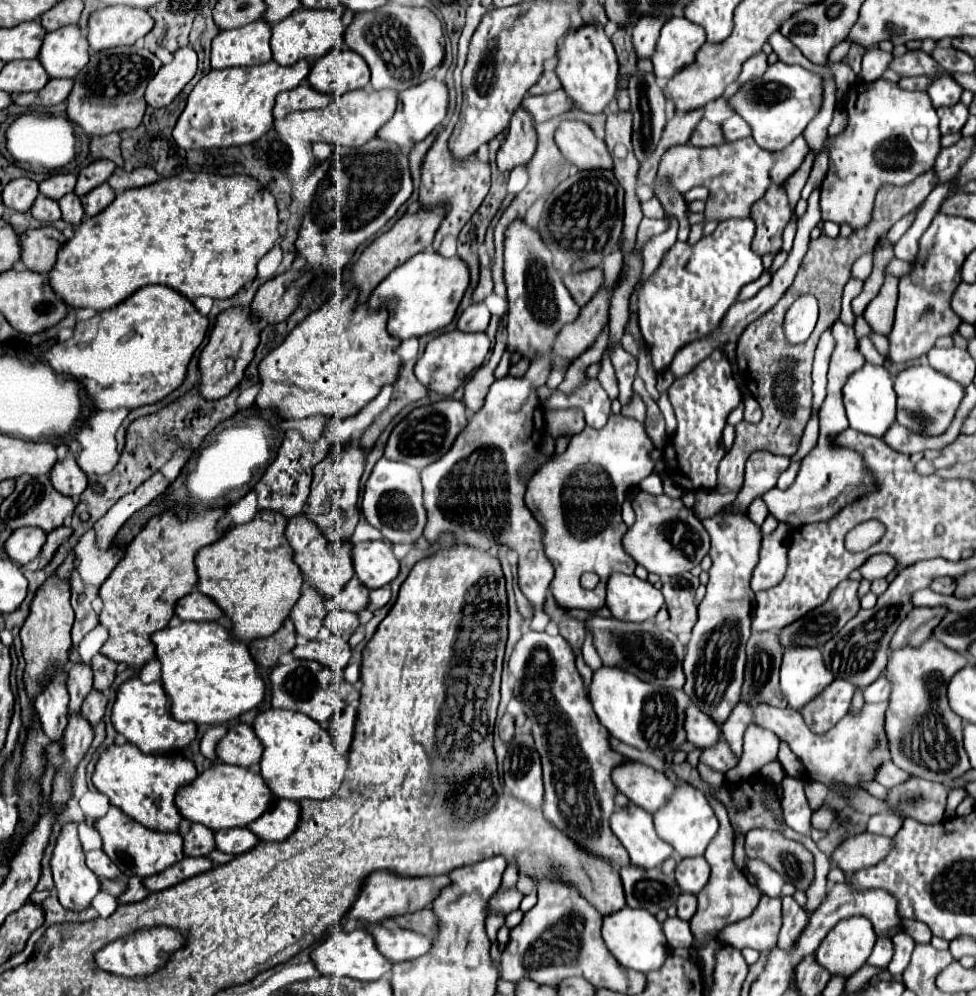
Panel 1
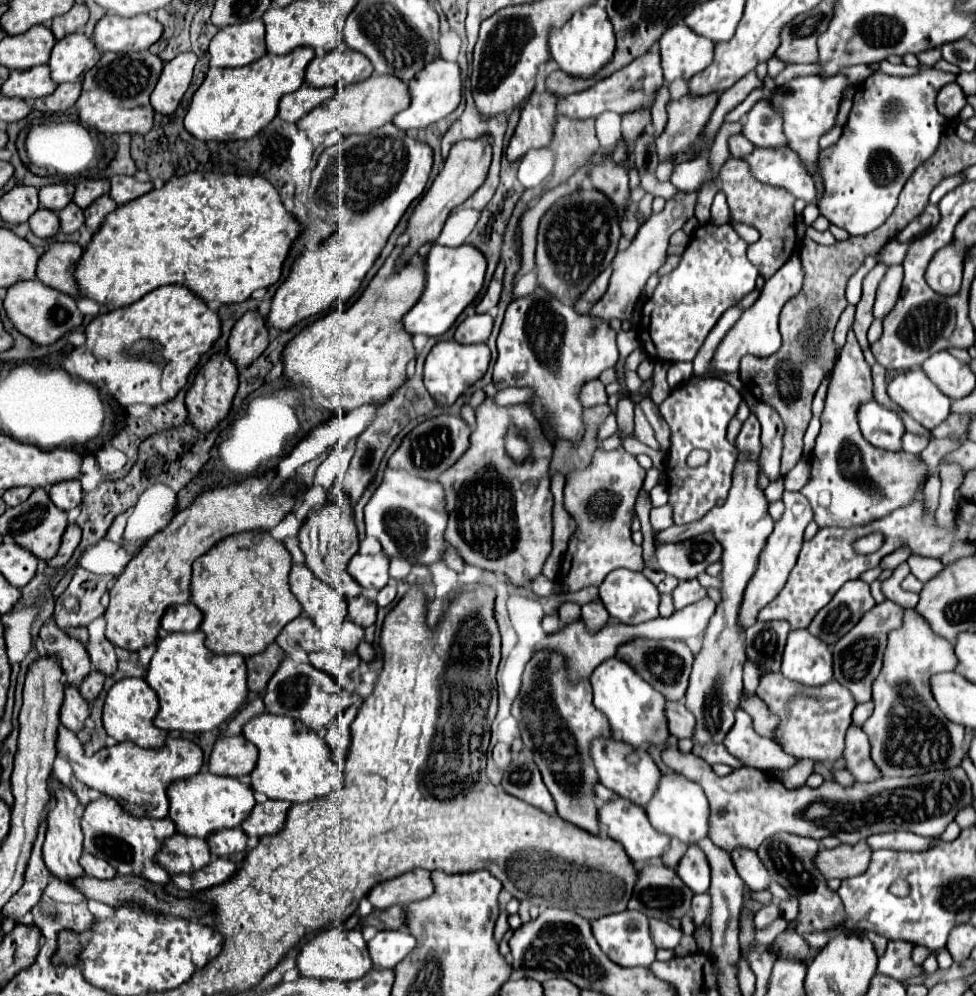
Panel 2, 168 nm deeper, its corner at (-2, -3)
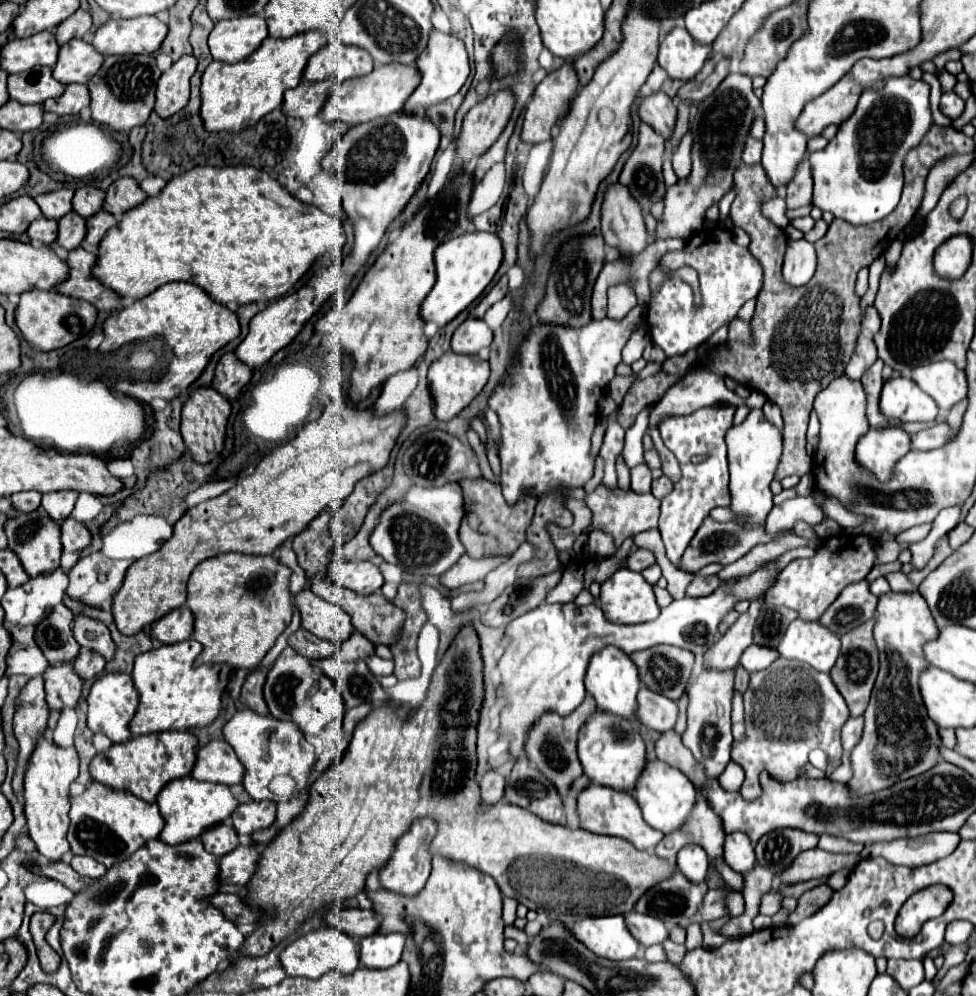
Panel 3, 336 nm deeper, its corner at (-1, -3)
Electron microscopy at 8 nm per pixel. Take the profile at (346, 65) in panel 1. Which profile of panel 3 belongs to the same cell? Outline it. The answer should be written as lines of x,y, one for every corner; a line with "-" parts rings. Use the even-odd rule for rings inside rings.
339,39
329,41
321,47
305,67
307,81
345,81
353,77
363,77
373,71
373,59
365,49
343,45

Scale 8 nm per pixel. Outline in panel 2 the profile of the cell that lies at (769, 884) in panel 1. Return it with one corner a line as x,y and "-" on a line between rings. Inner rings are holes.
738,847
738,849
734,849
734,853
730,853
730,857
732,857
732,863
734,863
738,875
752,891
764,891
768,887
770,875
766,873
766,867
762,865
756,851

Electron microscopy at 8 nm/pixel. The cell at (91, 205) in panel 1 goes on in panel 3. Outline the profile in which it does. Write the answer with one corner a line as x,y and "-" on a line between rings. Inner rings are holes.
105,209
97,211
93,217
87,219
87,235
85,235
85,243
91,247
97,247
99,241
103,239
103,235
117,225
117,219
111,213
105,213

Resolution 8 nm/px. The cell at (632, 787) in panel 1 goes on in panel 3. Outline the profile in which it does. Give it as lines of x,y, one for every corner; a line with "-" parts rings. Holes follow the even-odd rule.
595,711
595,715
585,723
579,731
579,761
593,783
611,787
615,791
633,793
637,781
645,771
645,743
639,735
639,727
635,721
625,721
619,717
611,717
609,713

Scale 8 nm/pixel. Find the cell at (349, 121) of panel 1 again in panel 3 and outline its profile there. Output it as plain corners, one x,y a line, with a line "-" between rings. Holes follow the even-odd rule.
377,65
373,73
365,77
355,77
353,81
335,83
327,103
319,111
319,119
333,123
343,121
347,127
373,121
377,117
387,117
391,113
399,113
413,89
419,85
419,71
415,65

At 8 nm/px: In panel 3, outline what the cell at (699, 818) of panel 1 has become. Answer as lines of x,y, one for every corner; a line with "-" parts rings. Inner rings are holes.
647,761
645,773
641,775
641,781
635,789
635,799
643,811
643,819
661,833
673,833
685,825
689,819
689,813
693,811
693,805
697,801
697,791
693,783
675,767
669,767
661,761

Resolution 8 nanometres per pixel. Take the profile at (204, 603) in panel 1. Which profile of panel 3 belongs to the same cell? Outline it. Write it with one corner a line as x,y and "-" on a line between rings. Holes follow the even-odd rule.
177,607
169,611
165,617
161,617
155,625
151,625
153,637
157,637
161,643
177,643
185,641
193,635
193,623
195,617
189,607

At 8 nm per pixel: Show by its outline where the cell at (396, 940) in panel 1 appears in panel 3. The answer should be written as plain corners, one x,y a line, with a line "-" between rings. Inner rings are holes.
375,933
361,939
359,957
365,967
389,969
401,959
405,937
401,933

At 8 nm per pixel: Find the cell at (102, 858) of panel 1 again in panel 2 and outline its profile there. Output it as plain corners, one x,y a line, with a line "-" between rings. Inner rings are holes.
84,853
84,855
80,857
80,865
82,865
84,873
90,875
90,877
96,877
96,879
116,877
116,871
114,871
114,867
112,867
110,863
106,863
106,861
90,855
90,853

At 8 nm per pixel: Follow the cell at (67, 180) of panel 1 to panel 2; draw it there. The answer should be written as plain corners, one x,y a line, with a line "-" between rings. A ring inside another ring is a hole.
58,183
58,185
46,185
40,189
40,205
58,213
62,211
74,197
74,185
70,183

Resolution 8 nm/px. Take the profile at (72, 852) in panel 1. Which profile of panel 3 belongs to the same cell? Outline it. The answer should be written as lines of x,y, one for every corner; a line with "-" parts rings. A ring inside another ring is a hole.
41,739
29,759
25,771
25,817
29,837
35,841
37,851
49,861
61,861
69,851
65,833
69,831
69,785
77,779
79,757
73,747
61,749

